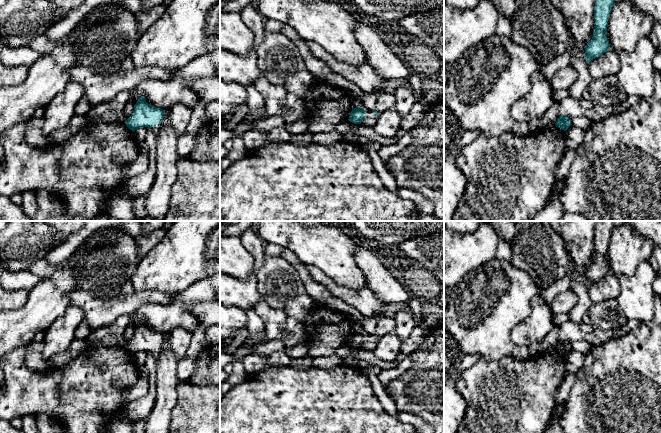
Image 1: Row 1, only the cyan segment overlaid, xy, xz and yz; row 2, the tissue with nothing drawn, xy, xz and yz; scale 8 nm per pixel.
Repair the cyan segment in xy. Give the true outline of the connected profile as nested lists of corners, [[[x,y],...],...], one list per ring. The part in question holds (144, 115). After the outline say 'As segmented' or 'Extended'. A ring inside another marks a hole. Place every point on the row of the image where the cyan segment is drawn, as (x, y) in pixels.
[[[141,96],[134,105],[132,115],[126,120],[126,126],[133,132],[142,127],[151,128],[155,134],[158,134],[165,110],[148,104],[144,96]]]. Extended

